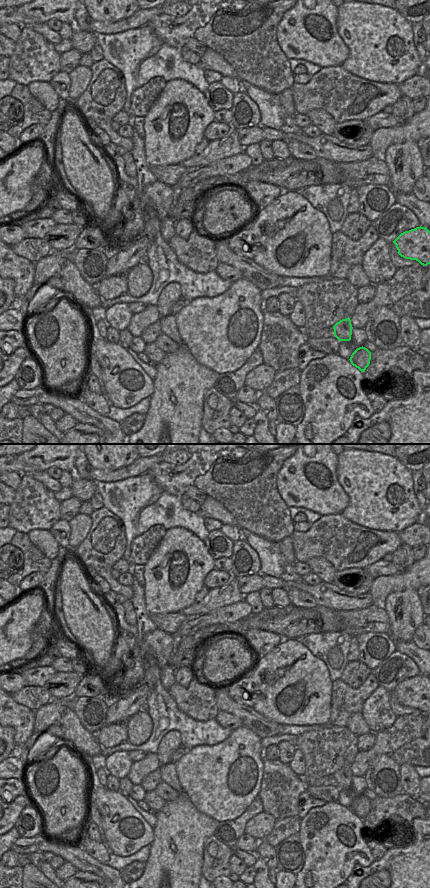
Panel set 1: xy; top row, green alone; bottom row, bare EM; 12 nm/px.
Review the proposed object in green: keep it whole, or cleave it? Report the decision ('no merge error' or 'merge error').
no merge error

